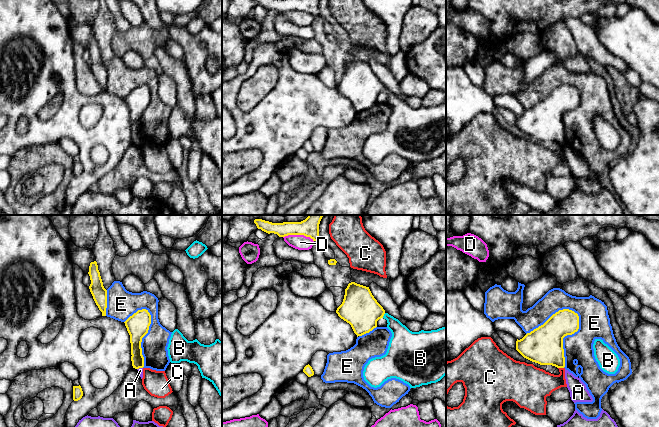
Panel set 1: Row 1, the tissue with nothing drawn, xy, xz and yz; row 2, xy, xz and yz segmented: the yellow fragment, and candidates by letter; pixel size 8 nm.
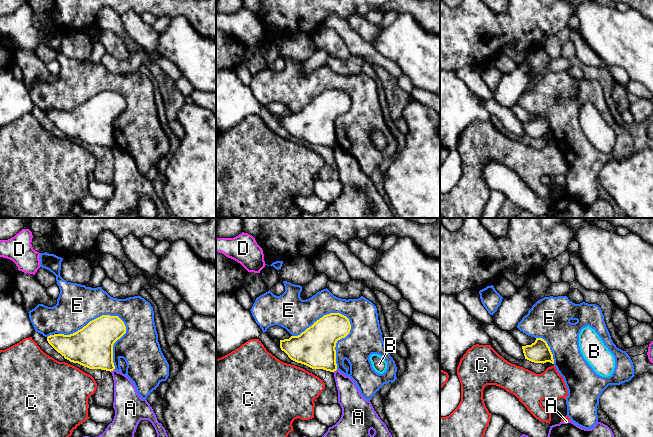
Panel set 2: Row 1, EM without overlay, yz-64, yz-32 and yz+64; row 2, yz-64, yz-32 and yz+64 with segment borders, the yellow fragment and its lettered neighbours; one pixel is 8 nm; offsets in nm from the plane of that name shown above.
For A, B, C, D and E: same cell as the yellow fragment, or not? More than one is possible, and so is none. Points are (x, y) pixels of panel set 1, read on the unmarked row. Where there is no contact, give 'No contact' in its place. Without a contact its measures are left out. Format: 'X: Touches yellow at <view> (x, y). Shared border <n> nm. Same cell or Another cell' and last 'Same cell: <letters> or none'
A: Touches yellow at xy (139, 143). Shared border 50 nm. Another cell
B: Touches yellow at xz (383, 91). Shared border 50 nm. Same cell
C: Touches yellow at yz (561, 143). Shared border 50 nm. Another cell
D: Touches yellow at xz (298, 10). Shared border 260 nm. Another cell
E: Touches yellow at yz (568, 110). Shared border 480 nm. Another cell
Same cell: B

